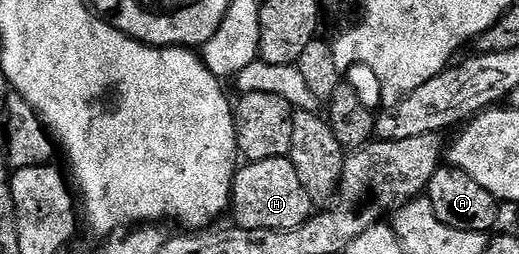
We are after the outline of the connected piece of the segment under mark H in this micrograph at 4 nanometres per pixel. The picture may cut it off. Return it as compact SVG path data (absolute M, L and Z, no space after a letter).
M269 158L256 160L242 165L235 173L235 180L231 183L230 215L235 215L234 227L245 230L293 230L311 219L313 203L309 194L301 184L300 175L290 158Z

